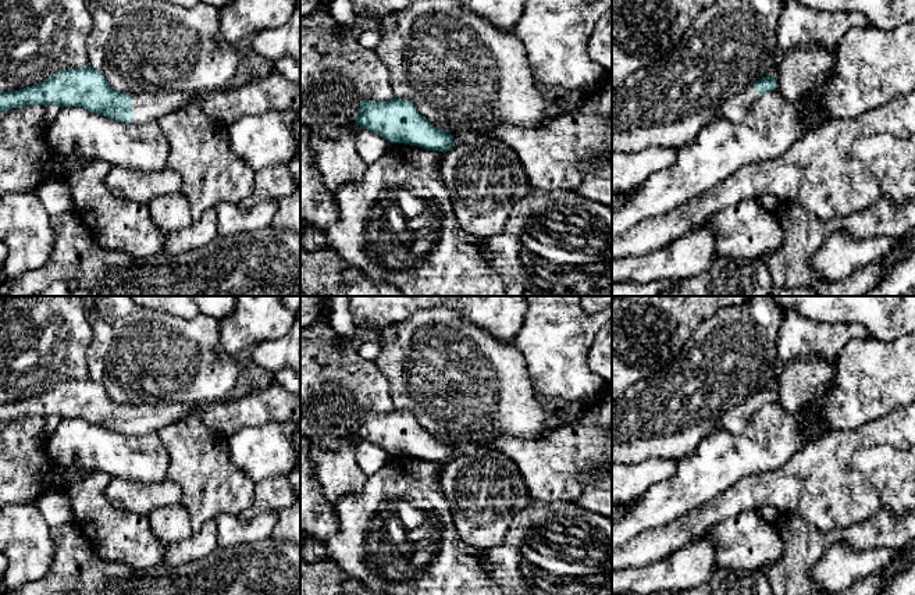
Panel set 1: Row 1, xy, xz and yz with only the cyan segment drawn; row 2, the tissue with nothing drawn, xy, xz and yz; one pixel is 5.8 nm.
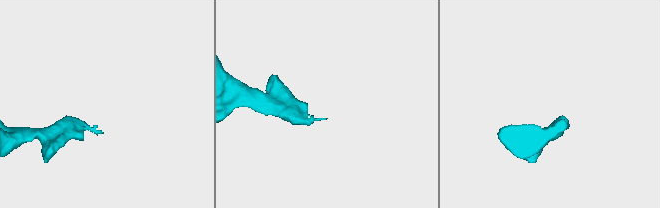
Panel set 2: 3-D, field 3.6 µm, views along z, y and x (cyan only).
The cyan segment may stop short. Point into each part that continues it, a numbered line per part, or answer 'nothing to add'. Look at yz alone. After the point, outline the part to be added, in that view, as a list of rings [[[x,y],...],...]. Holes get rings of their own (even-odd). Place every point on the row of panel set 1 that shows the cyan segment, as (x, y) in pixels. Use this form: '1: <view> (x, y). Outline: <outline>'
1: yz (734, 109). Outline: [[[747,88],[730,99],[727,99],[720,110],[720,117],[724,120],[740,124],[747,117],[748,111],[751,110],[752,104],[759,99],[759,93],[754,88]]]

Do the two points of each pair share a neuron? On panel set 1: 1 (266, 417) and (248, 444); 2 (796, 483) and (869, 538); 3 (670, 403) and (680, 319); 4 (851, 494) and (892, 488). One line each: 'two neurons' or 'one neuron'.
1: two neurons
2: two neurons
3: two neurons
4: two neurons

